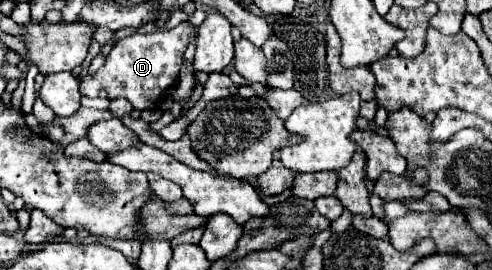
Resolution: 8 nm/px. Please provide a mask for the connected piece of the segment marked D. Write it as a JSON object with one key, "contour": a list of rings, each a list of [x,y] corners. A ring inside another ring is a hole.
{"contour":[[[182,22],[172,30],[140,34],[134,32],[122,40],[116,40],[110,54],[106,56],[104,66],[90,78],[82,78],[80,92],[84,96],[96,98],[98,92],[106,92],[110,100],[126,98],[136,110],[156,110],[168,90],[178,82],[184,50],[190,42],[190,26]]]}

